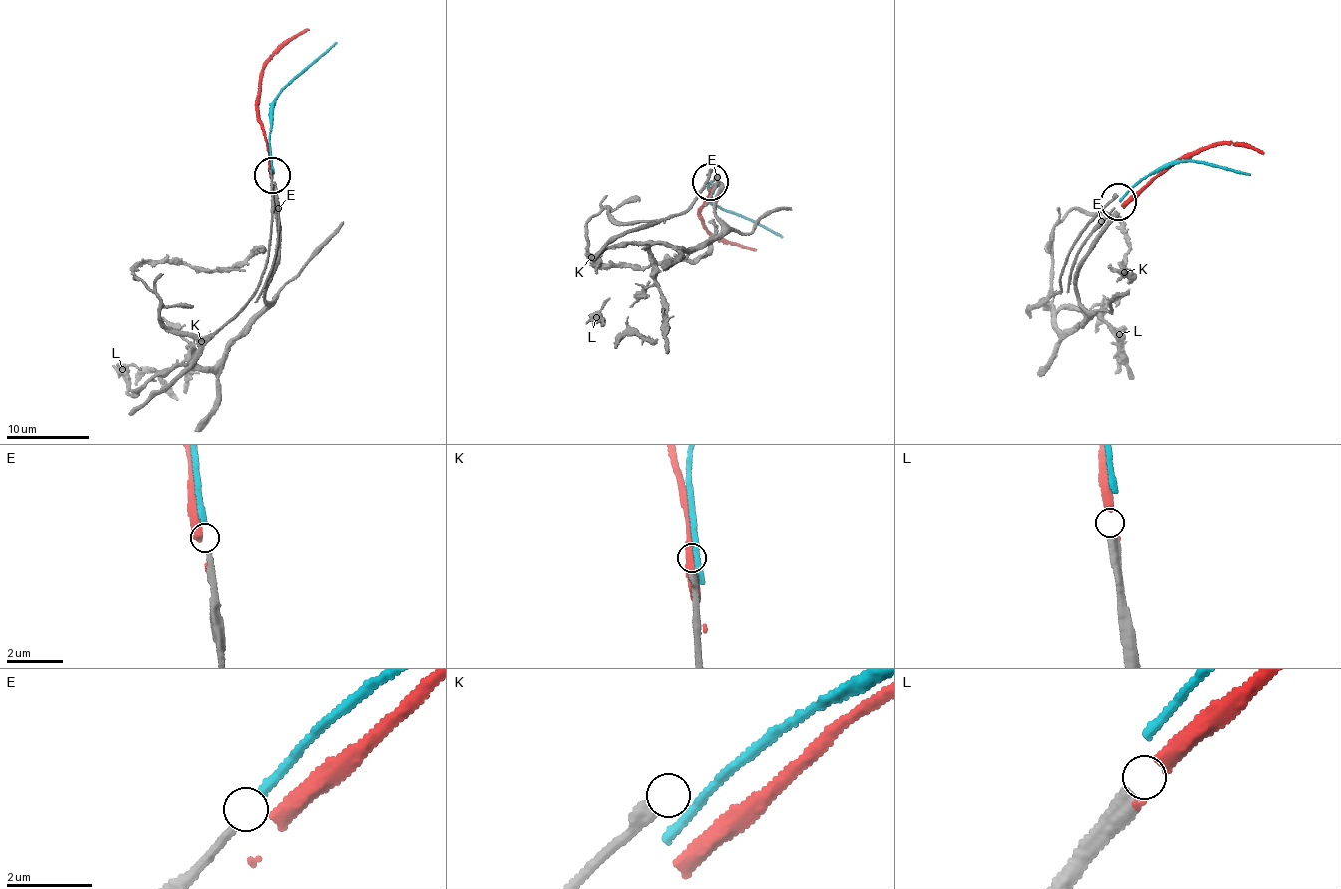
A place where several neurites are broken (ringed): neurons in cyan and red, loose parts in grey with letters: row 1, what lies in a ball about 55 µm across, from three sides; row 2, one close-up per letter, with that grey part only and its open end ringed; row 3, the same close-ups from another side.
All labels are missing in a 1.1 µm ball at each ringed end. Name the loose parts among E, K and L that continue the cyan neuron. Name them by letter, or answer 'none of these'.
E

